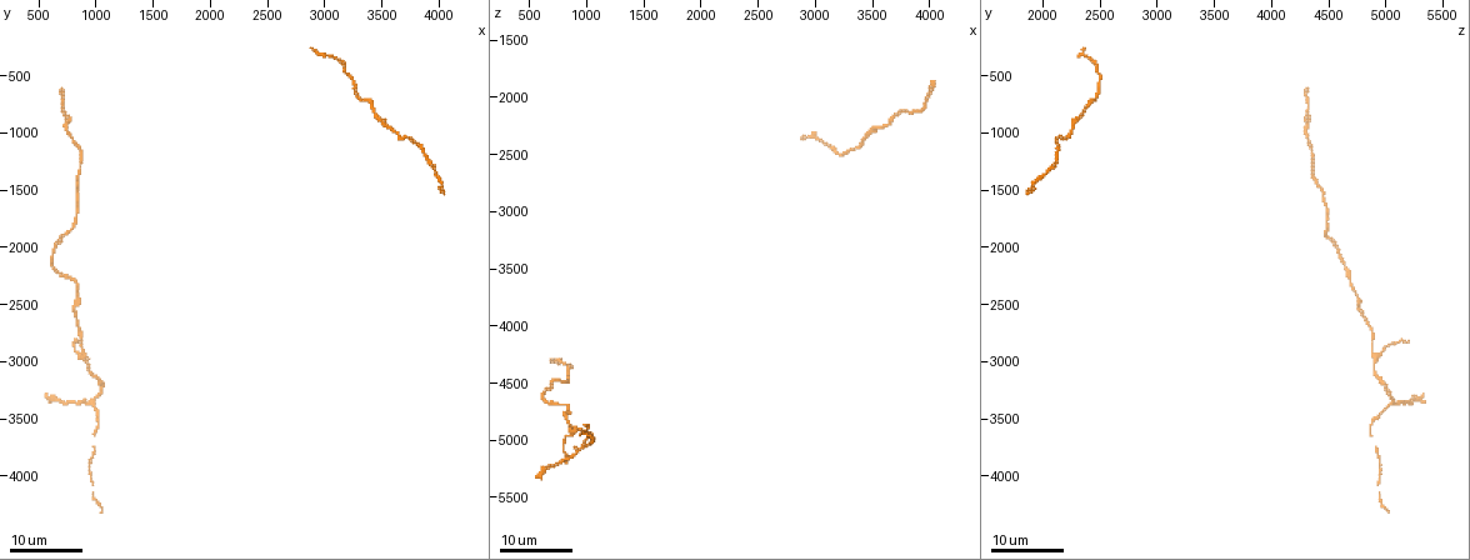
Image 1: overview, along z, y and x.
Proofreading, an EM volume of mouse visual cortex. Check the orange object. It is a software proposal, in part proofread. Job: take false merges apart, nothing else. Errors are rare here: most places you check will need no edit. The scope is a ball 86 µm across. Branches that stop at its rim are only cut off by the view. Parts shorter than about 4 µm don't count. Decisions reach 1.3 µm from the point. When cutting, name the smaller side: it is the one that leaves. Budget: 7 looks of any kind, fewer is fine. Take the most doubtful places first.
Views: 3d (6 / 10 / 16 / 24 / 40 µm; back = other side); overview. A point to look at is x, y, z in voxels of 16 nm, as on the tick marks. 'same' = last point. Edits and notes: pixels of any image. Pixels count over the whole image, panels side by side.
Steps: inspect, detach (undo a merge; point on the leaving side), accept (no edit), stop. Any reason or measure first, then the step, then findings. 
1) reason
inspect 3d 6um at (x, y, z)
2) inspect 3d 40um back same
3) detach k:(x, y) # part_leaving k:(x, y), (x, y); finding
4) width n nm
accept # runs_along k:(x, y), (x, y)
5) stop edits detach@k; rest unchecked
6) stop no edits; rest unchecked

looks like a crossing
inspect 3d 16um at (960, 3360, 5080)

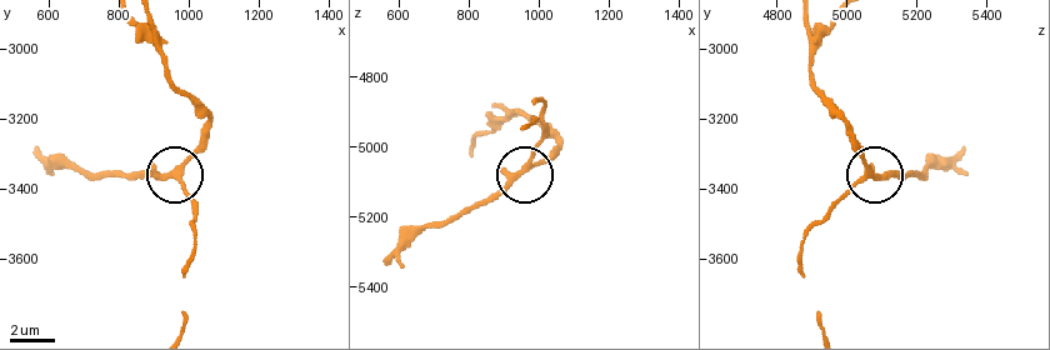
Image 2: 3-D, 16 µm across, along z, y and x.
inspect 3d 10um at (950, 3360, 5070)

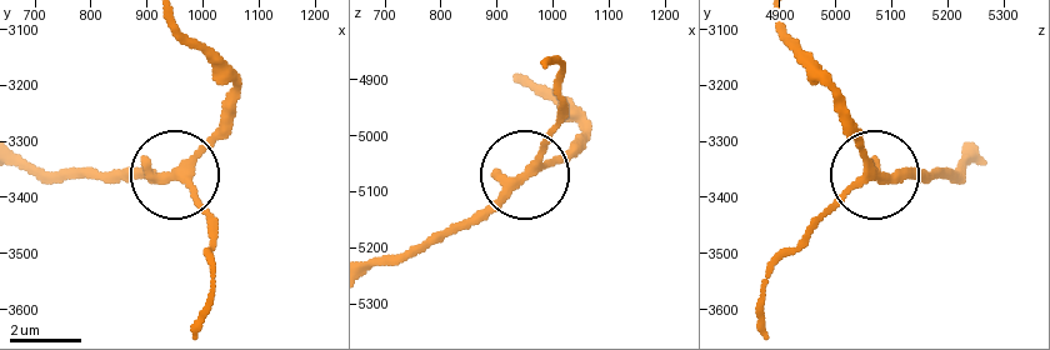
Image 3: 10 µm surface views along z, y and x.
accept # runs_along 3:(514, 78), (538, 88), (583, 131), (451, 228); continuous, no second neuron

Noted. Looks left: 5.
inspect 3d 16um at (900, 2960, 4920)

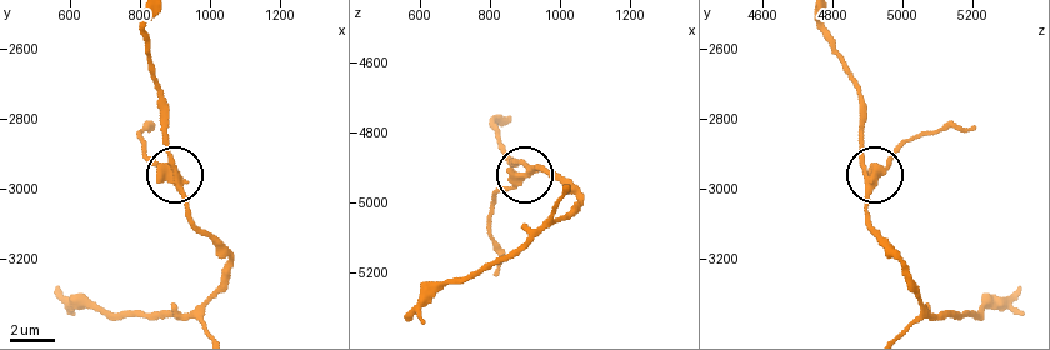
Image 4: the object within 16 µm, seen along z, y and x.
zoom in
inspect 3d 10um at (870, 2970, 4920)

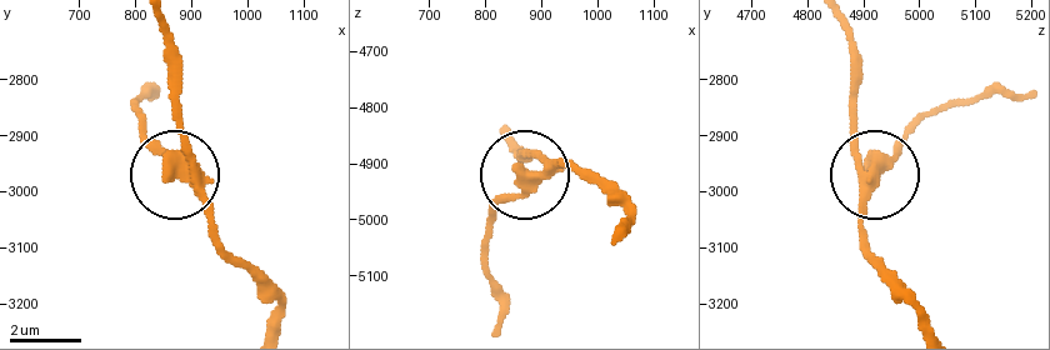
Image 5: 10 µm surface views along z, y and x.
width 360 nm
detach 5:(514, 200) # part_leaving 5:(544, 171), (493, 216), (484, 260), (503, 305), (496, 329); a second neuron is stuck on

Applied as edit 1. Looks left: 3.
inspect overview

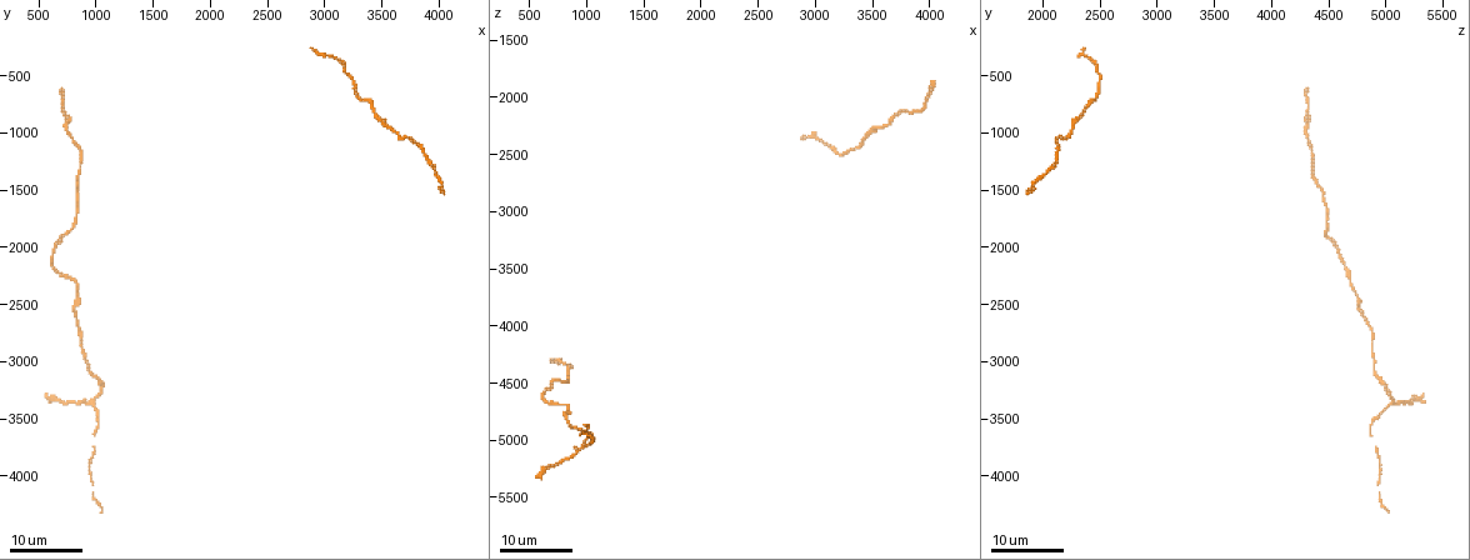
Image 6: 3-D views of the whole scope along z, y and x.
thick turns thin
inspect 3d 16um at (640, 1980, 4540)

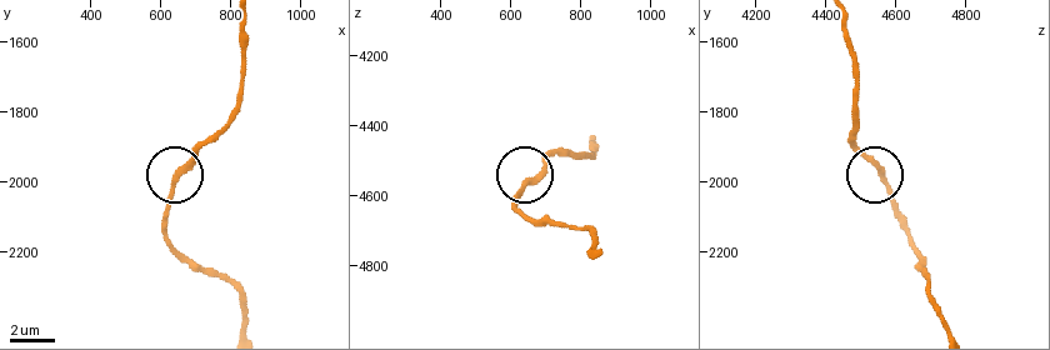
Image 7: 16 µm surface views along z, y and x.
closer look
inspect 3d 10um at (660, 1990, 4560)

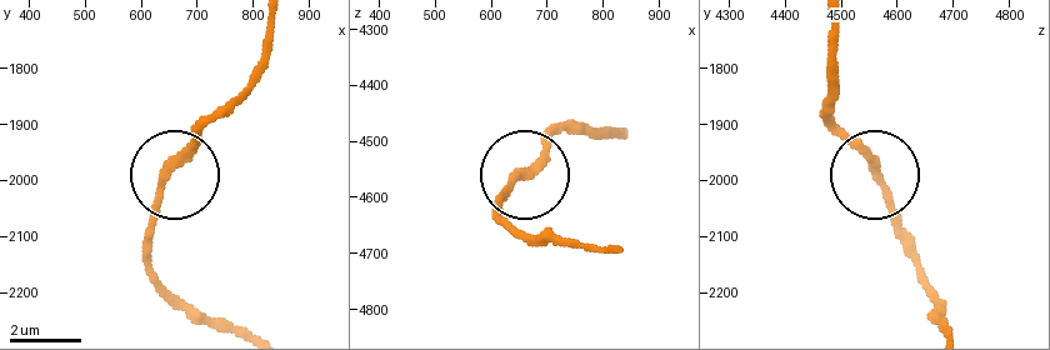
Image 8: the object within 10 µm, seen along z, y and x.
accept # runs_along 8:(270, 20), (266, 65), (168, 181), (144, 250); all the same neuron

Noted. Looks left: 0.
stop edits detach@5; rest unchecked

